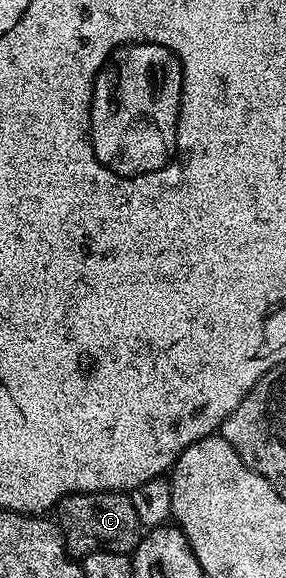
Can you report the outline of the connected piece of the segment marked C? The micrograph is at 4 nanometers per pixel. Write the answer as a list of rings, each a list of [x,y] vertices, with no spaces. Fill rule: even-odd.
[[[93,491],[83,495],[65,495],[56,508],[56,522],[62,529],[67,551],[74,557],[97,551],[133,556],[144,534],[140,517],[136,517],[136,509],[132,509],[129,494],[120,491]]]

